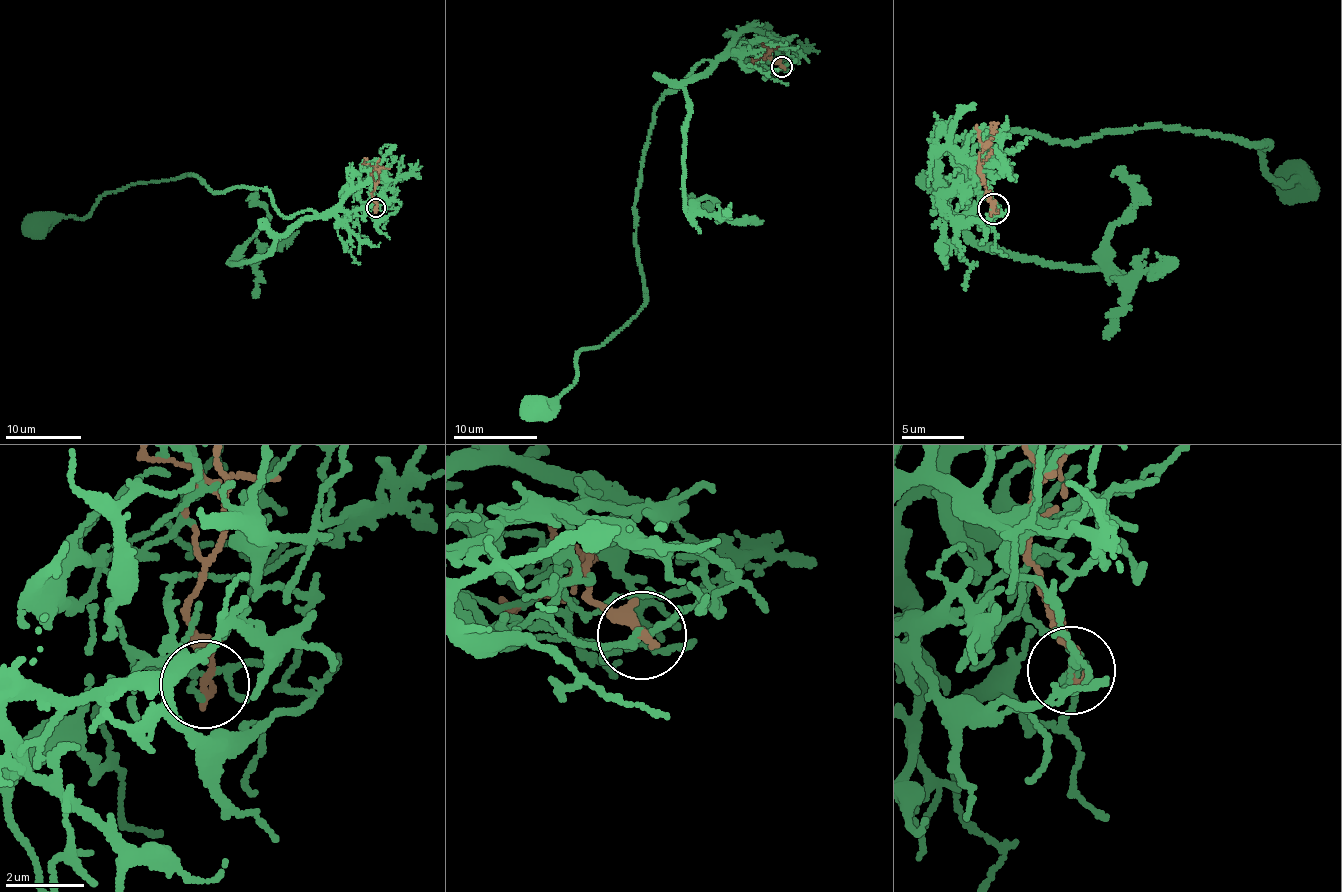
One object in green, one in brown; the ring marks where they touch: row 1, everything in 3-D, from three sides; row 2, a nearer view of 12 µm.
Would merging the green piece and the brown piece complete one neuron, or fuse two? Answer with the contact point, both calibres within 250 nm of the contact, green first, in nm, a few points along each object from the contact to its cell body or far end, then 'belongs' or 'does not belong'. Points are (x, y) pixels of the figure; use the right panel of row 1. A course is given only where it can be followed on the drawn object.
place (993, 209); calibres 140 and 240 nm; course green (993, 209), (936, 186), (978, 132), (1054, 142), (1179, 125), (1264, 140), (1265, 169), (1295, 183); course brown (994, 210), (990, 191), (982, 184), (980, 163), (992, 150), (991, 129), (996, 124); does not belong

